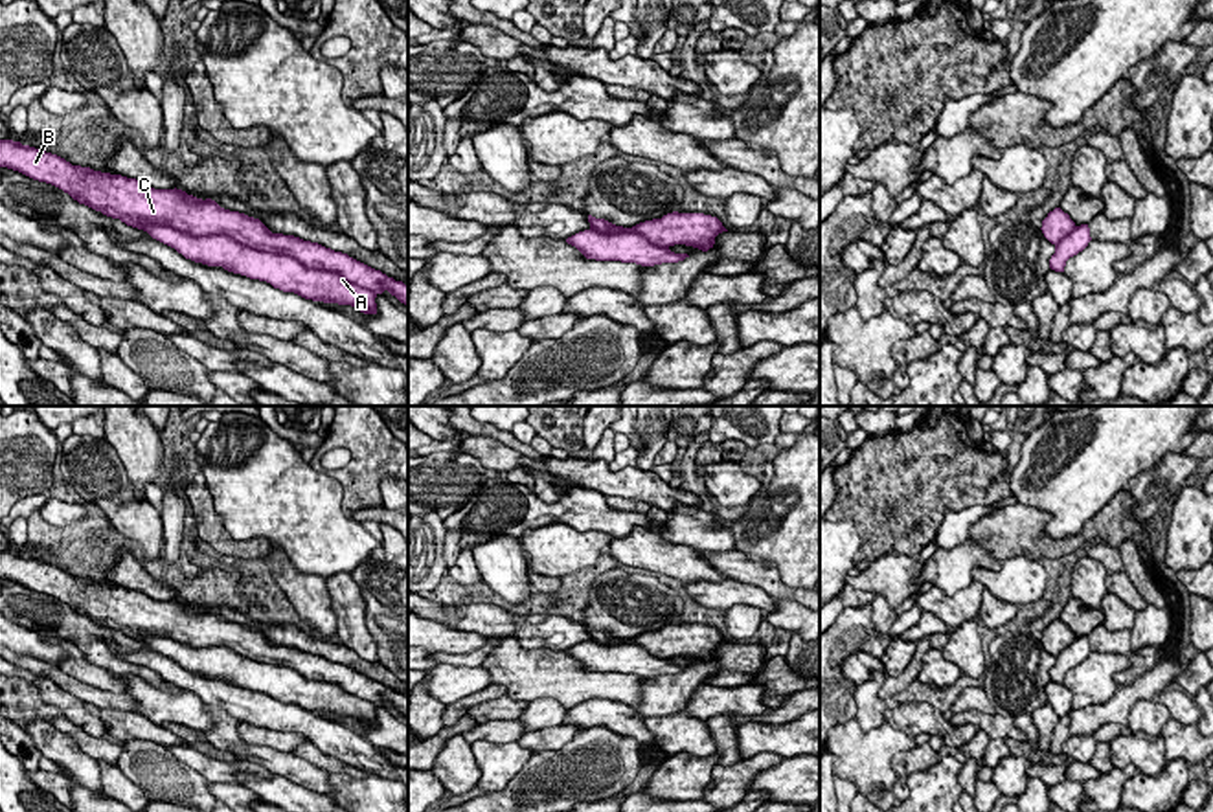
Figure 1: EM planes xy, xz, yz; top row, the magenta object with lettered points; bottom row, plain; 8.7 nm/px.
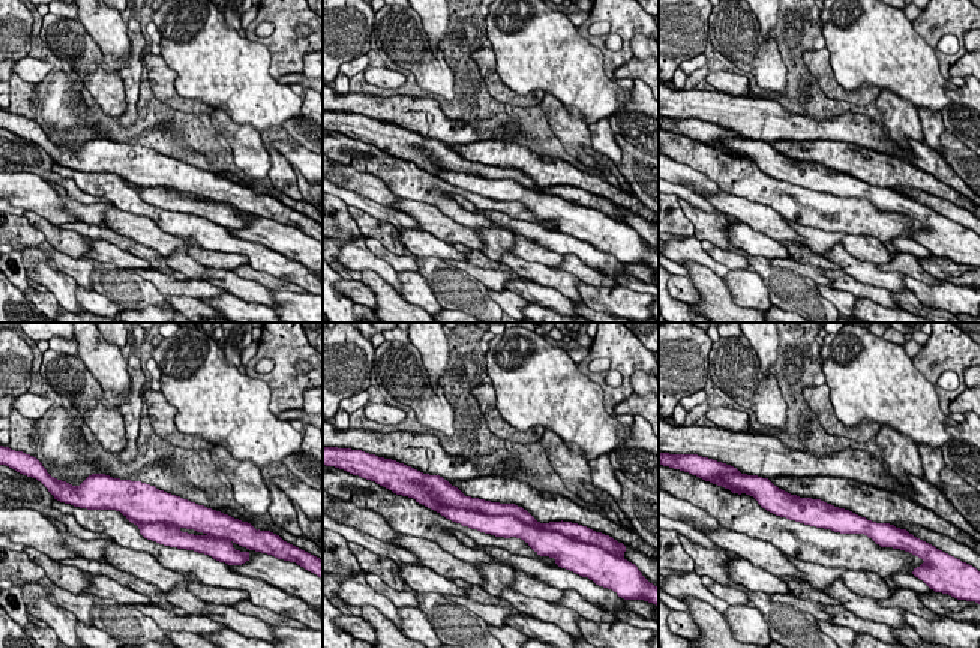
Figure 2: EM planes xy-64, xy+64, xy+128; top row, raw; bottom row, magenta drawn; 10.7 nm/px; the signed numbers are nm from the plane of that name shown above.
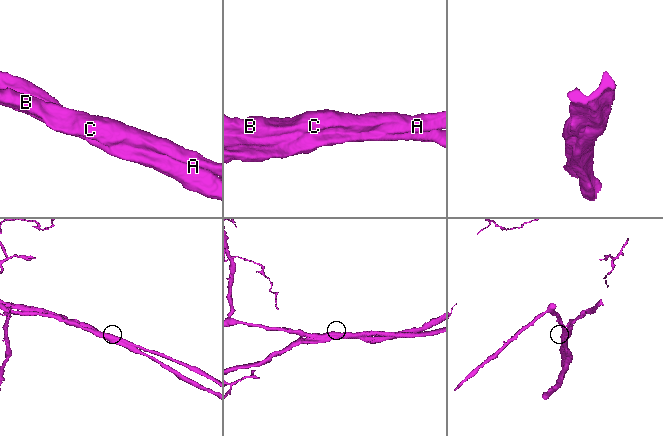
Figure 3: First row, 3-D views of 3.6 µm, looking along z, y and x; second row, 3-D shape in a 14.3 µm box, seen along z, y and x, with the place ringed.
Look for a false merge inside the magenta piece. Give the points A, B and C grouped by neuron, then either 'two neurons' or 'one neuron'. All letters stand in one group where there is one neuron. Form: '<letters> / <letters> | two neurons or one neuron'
A / B C | two neurons

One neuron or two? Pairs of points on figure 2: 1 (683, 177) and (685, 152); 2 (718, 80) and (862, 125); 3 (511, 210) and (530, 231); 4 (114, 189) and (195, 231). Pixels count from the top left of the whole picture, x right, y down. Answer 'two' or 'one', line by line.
1: two
2: two
3: two
4: one

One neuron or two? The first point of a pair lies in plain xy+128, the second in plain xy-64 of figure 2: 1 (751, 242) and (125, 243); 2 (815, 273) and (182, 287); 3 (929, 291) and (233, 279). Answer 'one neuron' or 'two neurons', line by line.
1: two neurons
2: one neuron
3: two neurons

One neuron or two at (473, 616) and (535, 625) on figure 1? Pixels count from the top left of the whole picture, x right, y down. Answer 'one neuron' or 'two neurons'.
one neuron

